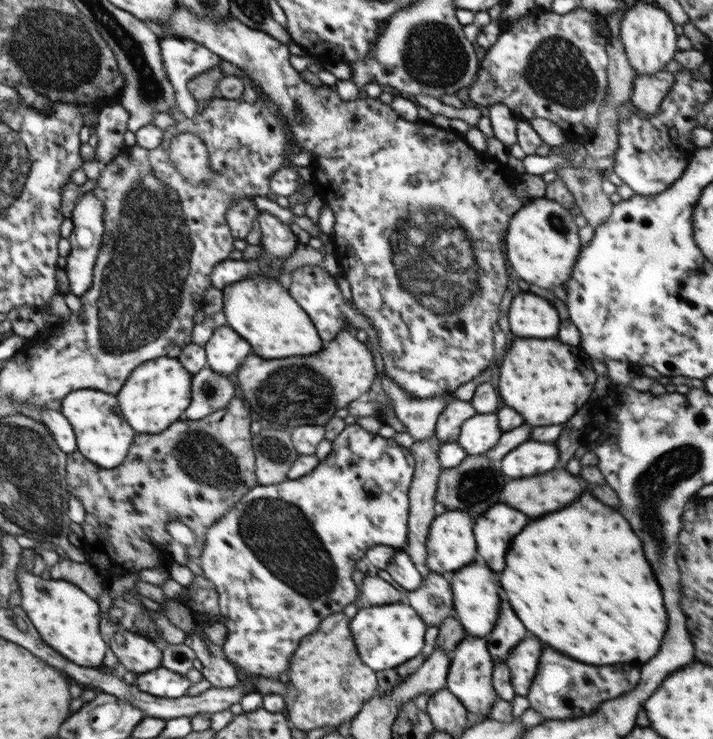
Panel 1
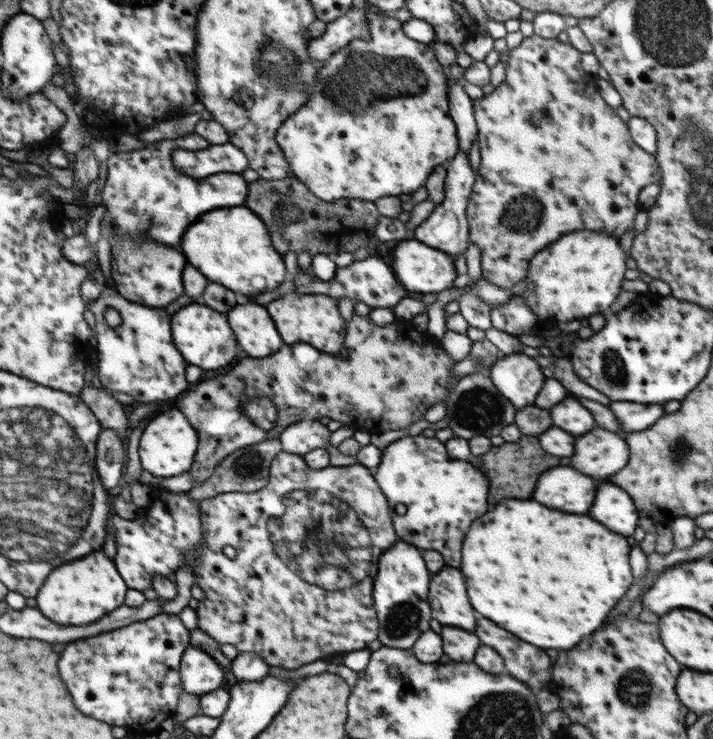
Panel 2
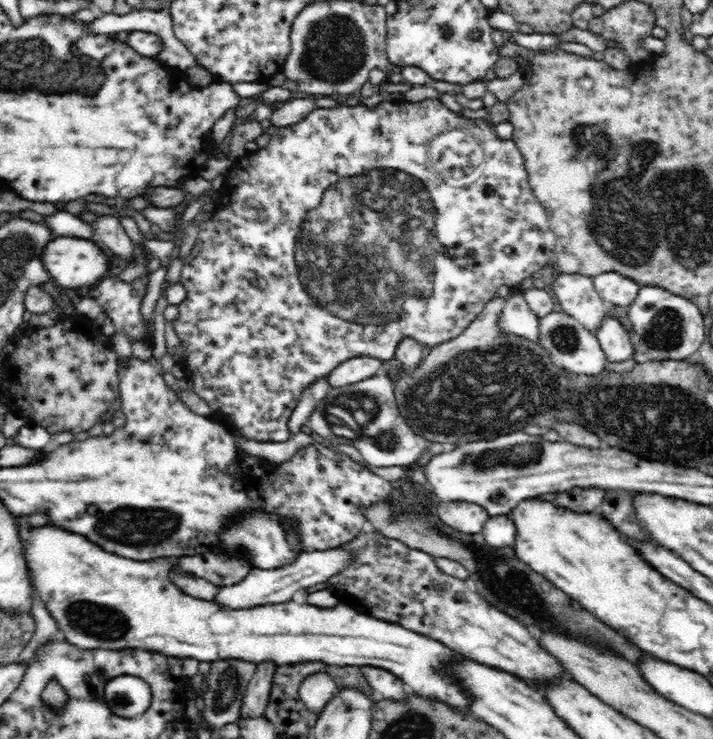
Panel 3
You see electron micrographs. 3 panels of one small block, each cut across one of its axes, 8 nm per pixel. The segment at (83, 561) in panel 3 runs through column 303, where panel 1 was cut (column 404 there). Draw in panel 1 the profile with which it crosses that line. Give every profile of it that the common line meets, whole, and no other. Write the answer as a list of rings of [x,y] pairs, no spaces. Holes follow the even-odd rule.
[[[406,603],[384,604],[362,608],[350,619],[352,638],[356,642],[358,654],[366,666],[383,671],[396,668],[422,651],[427,631],[426,623]]]

